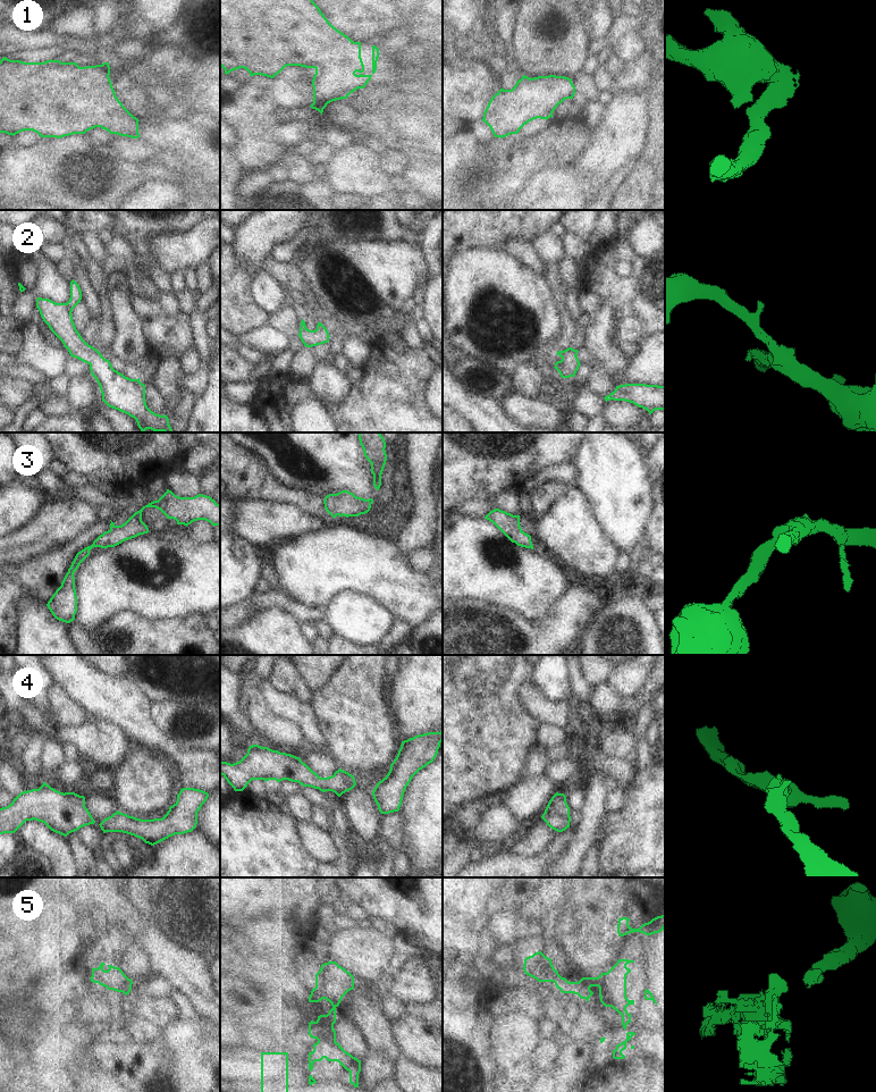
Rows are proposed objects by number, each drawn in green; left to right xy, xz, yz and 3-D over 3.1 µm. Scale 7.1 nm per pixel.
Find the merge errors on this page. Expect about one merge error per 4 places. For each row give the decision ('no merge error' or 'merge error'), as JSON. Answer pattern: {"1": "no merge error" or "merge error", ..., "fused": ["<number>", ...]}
{"1": "no merge error", "2": "no merge error", "3": "no merge error", "4": "no merge error", "5": "merge error", "fused": ["5"]}

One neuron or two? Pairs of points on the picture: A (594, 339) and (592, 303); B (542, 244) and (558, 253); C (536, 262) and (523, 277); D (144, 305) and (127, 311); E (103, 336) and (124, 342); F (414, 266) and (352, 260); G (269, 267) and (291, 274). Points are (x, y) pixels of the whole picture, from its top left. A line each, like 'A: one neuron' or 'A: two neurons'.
A: one neuron
B: one neuron
C: two neurons
D: two neurons
E: two neurons
F: one neuron
G: one neuron

